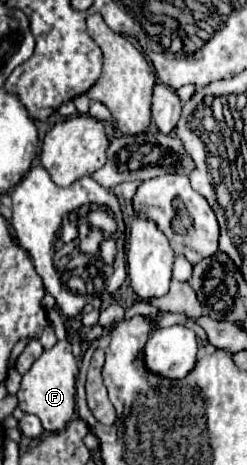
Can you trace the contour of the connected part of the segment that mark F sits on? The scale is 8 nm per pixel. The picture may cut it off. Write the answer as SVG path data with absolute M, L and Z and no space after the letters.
M67 340L57 342L53 348L45 350L39 356L39 360L31 366L27 374L23 374L21 388L17 392L19 408L27 414L39 416L47 432L59 432L71 420L75 410L75 374L77 372L79 372L79 362L71 352L71 344Z

